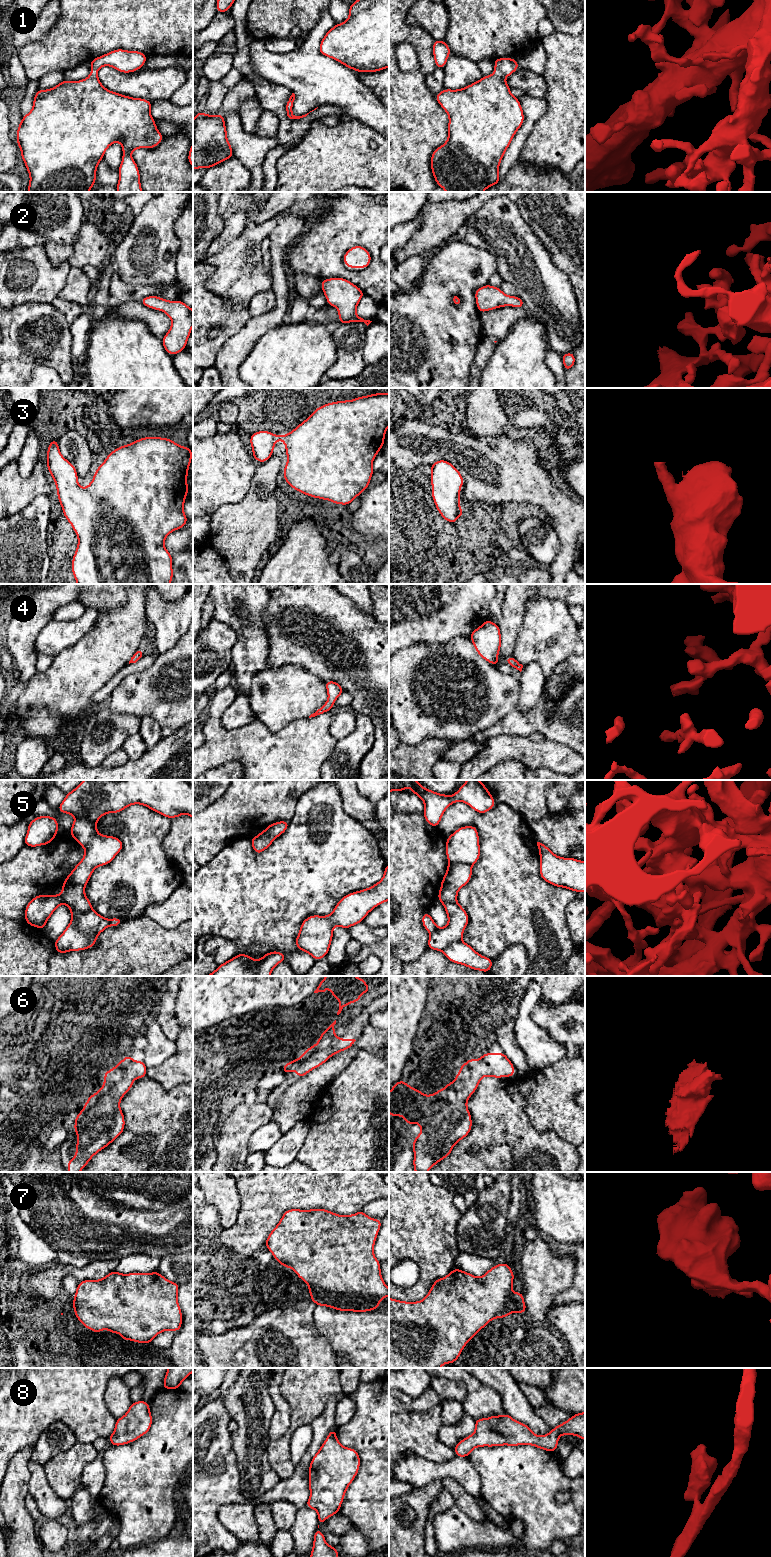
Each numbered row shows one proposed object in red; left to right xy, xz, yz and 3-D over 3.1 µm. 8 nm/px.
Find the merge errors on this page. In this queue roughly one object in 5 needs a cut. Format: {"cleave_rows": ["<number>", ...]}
{"cleave_rows": []}

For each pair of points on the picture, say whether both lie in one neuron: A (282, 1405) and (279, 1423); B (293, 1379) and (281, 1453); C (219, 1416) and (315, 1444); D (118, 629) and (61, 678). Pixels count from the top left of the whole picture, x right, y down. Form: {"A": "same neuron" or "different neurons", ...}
{"A": "same neuron", "B": "same neuron", "C": "different neurons", "D": "same neuron"}

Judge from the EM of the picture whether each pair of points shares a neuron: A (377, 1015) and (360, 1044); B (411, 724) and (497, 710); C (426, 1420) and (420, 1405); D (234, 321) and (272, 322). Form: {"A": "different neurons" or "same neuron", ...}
{"A": "different neurons", "B": "same neuron", "C": "different neurons", "D": "different neurons"}

